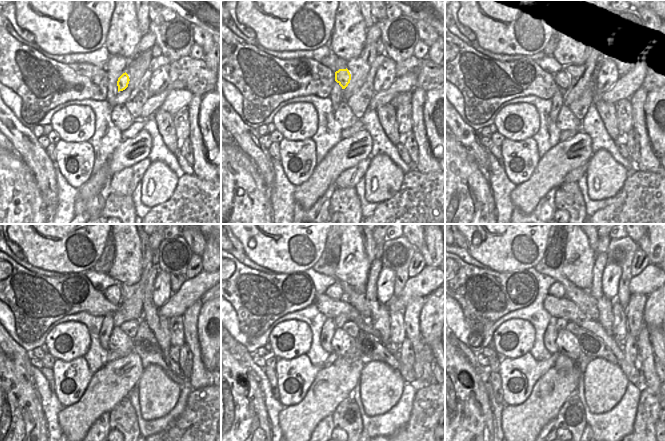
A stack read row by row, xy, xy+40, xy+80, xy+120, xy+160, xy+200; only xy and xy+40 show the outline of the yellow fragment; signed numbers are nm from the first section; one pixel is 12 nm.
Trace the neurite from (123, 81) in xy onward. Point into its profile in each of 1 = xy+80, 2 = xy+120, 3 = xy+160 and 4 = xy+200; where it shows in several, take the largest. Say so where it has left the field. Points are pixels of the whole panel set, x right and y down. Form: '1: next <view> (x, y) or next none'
1: next xy+80 (562, 78)
2: next xy+120 (113, 293)
3: next xy+160 (335, 291)
4: next xy+200 (556, 289)

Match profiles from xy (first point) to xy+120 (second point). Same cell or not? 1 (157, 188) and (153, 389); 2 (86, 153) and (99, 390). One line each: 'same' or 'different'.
1: same
2: different

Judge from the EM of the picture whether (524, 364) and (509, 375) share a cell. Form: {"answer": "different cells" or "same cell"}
{"answer": "same cell"}

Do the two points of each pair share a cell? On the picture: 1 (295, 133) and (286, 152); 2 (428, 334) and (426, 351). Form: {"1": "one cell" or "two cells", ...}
{"1": "two cells", "2": "two cells"}

